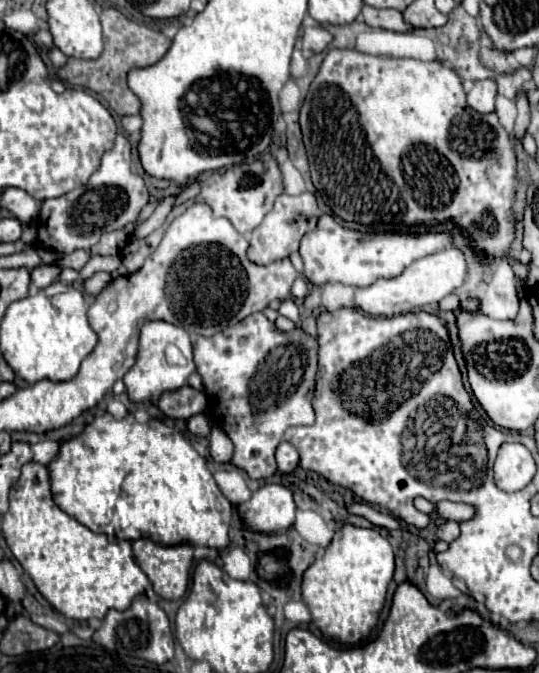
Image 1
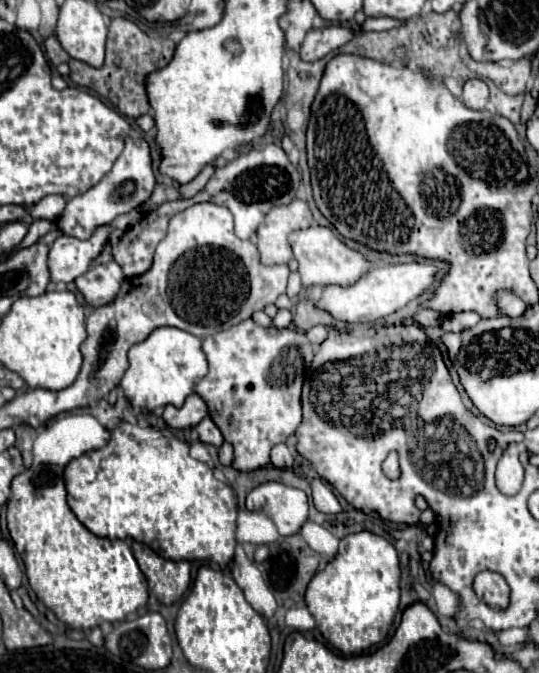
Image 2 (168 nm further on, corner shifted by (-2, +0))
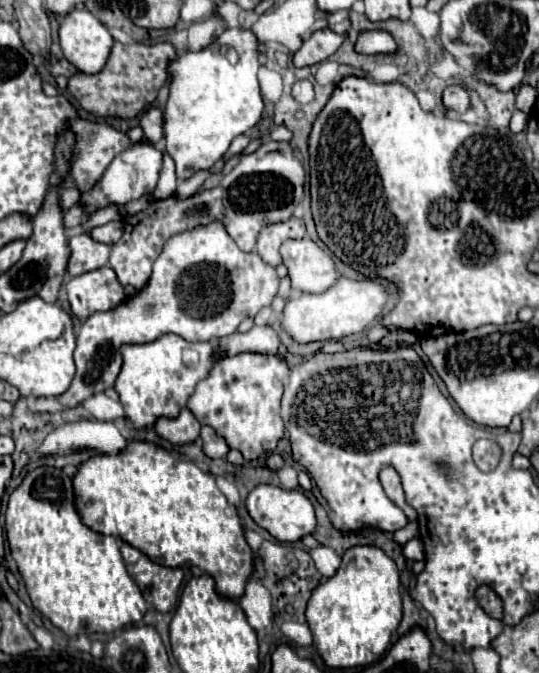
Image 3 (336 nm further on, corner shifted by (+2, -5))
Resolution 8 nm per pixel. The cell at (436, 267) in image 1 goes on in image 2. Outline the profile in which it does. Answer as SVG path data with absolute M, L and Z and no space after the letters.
M431 261L383 265L383 267L371 269L355 285L349 285L349 287L329 285L329 287L325 287L325 291L319 299L319 307L329 311L335 319L341 319L341 321L371 323L371 321L383 319L383 317L399 311L409 301L423 295L435 283L435 279L437 279L437 265Z

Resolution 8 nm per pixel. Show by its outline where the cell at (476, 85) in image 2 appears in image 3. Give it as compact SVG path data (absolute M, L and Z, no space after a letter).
M447 86L443 90L443 106L455 112L465 112L469 108L469 94L461 86Z

